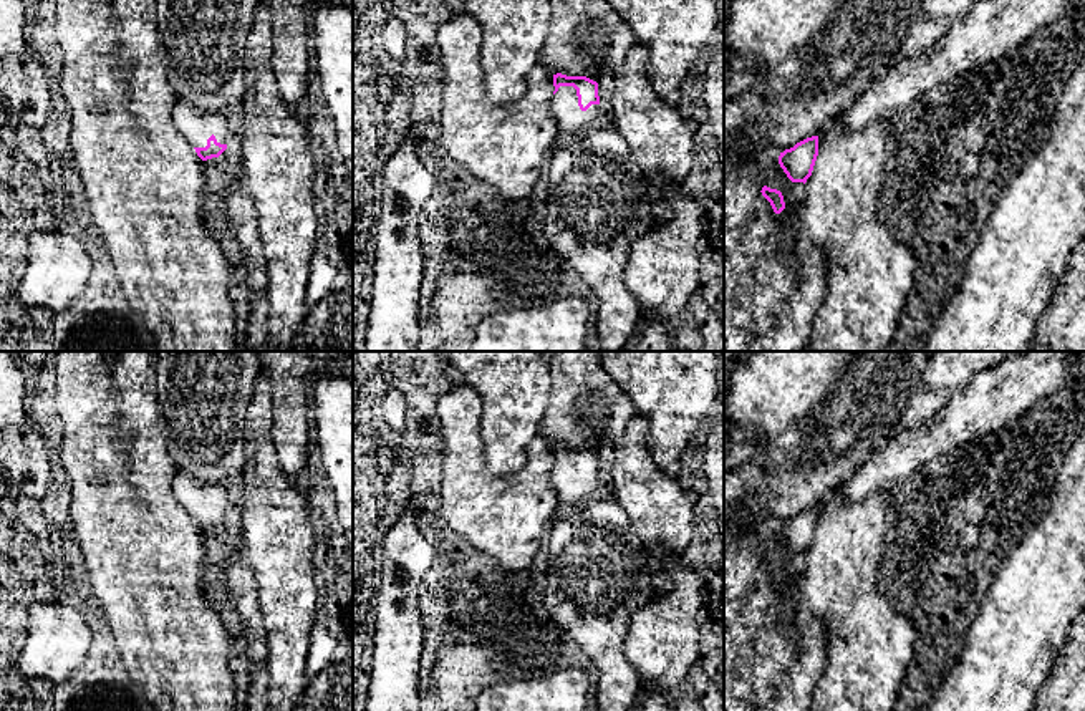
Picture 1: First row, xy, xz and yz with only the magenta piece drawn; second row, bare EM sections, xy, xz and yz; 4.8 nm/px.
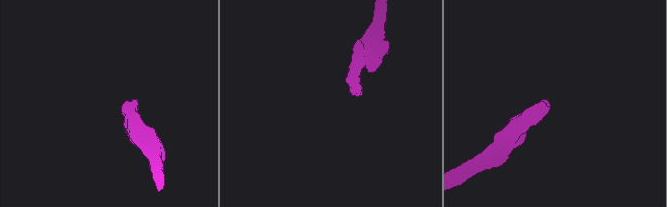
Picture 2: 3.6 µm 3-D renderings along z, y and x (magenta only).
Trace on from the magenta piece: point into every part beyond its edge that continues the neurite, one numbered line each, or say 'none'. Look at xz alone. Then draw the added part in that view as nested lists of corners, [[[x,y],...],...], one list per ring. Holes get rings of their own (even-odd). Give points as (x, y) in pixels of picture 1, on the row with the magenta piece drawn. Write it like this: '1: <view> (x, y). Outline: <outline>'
1: xz (565, 110). Outline: [[[560,86],[552,99],[552,114],[558,124],[558,136],[575,136],[593,126],[600,113],[600,104],[591,104],[586,111],[578,106],[576,89]]]

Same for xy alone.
1: xy (196, 125). Outline: [[[176,99],[172,111],[179,133],[192,148],[205,148],[214,134],[217,143],[227,144],[227,116],[224,111],[205,111],[189,103]]]

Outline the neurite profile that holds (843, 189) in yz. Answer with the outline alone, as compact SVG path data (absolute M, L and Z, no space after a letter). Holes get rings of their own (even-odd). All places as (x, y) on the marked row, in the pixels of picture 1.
M838 116L817 136L818 156L798 214L802 254L823 249L828 255L841 229L855 224L880 229L880 121L846 133Z

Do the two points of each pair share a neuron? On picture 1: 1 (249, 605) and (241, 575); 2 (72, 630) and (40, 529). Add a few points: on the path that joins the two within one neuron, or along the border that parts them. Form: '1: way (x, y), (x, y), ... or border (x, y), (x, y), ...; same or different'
1: way (245, 599), (241, 582); same
2: border (27, 607), (35, 602), (63, 602), (81, 614); different

